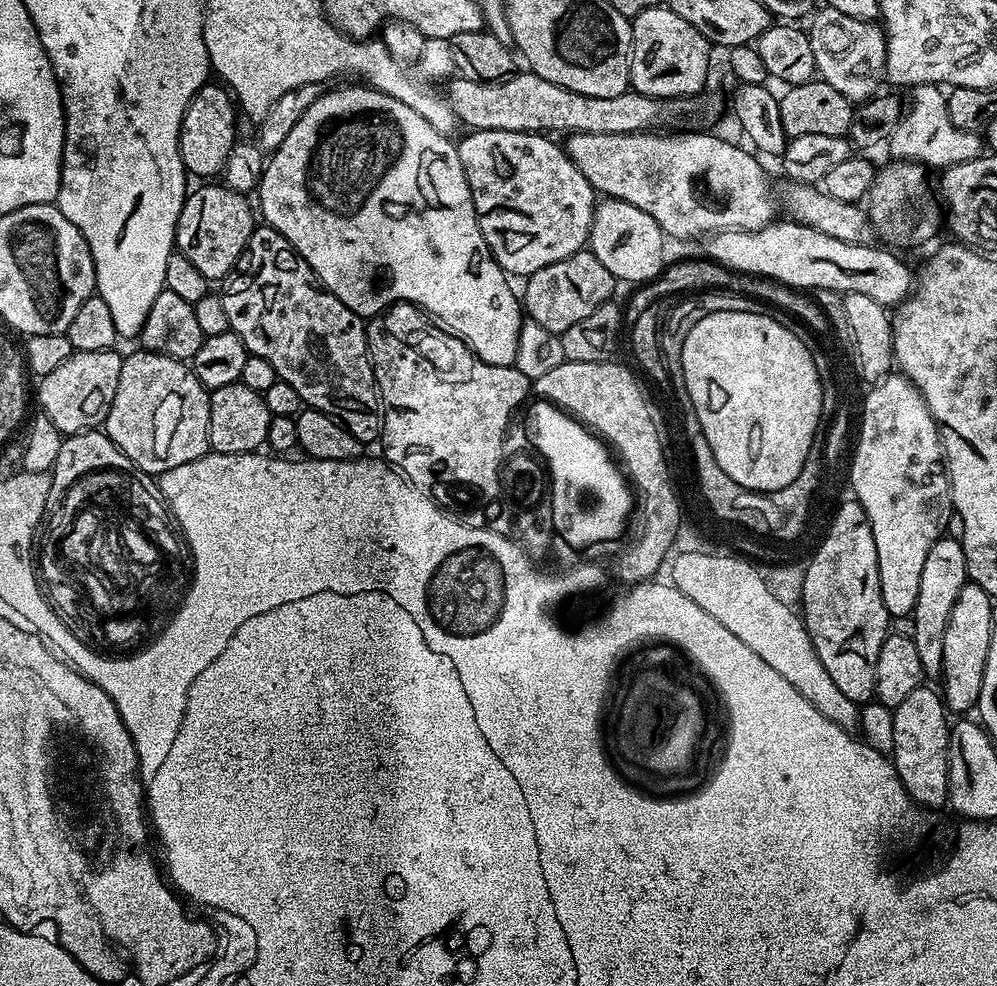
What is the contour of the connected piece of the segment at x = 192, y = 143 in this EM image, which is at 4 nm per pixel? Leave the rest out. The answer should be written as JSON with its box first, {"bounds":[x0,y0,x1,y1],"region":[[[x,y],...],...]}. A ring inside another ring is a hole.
{"bounds":[178,83,238,178],"region":[[[215,83],[203,84],[194,94],[194,98],[188,103],[186,114],[182,118],[178,138],[185,173],[192,175],[193,172],[196,176],[208,176],[204,178],[216,178],[223,173],[224,163],[228,161],[228,155],[232,152],[232,145],[238,140],[238,136],[236,136],[238,112],[234,107],[233,97],[227,87]]]}

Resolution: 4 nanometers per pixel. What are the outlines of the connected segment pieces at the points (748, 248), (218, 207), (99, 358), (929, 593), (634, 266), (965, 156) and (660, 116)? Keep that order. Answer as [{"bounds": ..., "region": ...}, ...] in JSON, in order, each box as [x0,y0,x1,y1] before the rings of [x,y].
[{"bounds":[707,218,914,306],"region":[[[791,218],[777,219],[775,222],[767,224],[765,228],[759,228],[757,232],[717,232],[707,237],[708,252],[707,259],[714,260],[721,264],[723,268],[730,268],[733,272],[748,272],[751,276],[767,276],[769,280],[779,280],[780,283],[788,285],[789,288],[797,290],[812,290],[808,288],[825,288],[828,292],[837,292],[843,294],[853,292],[854,294],[866,294],[869,298],[874,298],[874,302],[885,306],[899,306],[912,295],[914,291],[914,272],[911,272],[898,257],[895,256],[895,251],[889,250],[887,247],[873,246],[872,244],[851,244],[850,242],[838,242],[838,238],[830,238],[830,234],[822,234],[818,230],[814,230],[805,224],[798,224]]]},{"bounds":[174,182,254,282],"region":[[[208,182],[205,188],[196,188],[187,193],[184,198],[184,205],[182,206],[182,210],[180,211],[180,217],[178,218],[178,222],[176,223],[176,243],[174,245],[175,251],[181,252],[182,254],[186,254],[186,258],[190,258],[190,262],[198,269],[202,275],[210,282],[220,282],[223,281],[224,277],[227,276],[229,270],[234,267],[240,261],[240,255],[244,252],[245,246],[248,244],[248,239],[250,238],[250,234],[252,233],[254,227],[254,221],[252,221],[252,212],[254,216],[254,208],[248,205],[249,197],[242,192],[235,192],[232,188],[225,186],[220,182]]]},{"bounds":[40,350,124,434],"region":[[[116,350],[107,352],[73,352],[58,370],[40,381],[40,404],[43,415],[58,426],[62,434],[96,430],[110,414],[114,390],[118,390],[118,374],[122,374],[124,356]]]},{"bounds":[912,538,968,677],"region":[[[941,538],[930,546],[926,562],[922,565],[922,582],[918,586],[918,602],[914,613],[914,634],[912,640],[917,647],[919,661],[925,677],[939,677],[942,673],[942,650],[946,642],[948,614],[954,610],[954,602],[968,580],[968,563],[964,557],[964,546],[961,541]]]},{"bounds":[587,198,666,286],"region":[[[611,198],[597,203],[587,247],[617,281],[629,280],[632,286],[639,286],[656,279],[666,267],[664,243],[664,231],[658,222],[654,222],[654,218],[650,218],[650,214],[646,214],[646,210],[638,210],[638,206],[630,206],[630,202]]]},{"bounds":[886,84,981,170],"region":[[[918,84],[911,89],[911,92],[912,97],[908,102],[906,100],[906,107],[901,111],[900,119],[886,141],[886,148],[896,155],[893,157],[897,161],[911,160],[929,169],[943,170],[955,164],[970,162],[981,155],[981,137],[975,132],[958,130],[958,126],[950,122],[947,95],[937,85]]]},{"bounds":[446,70,716,134],"region":[[[531,70],[517,71],[515,76],[500,84],[479,84],[463,78],[457,81],[446,99],[457,121],[464,123],[465,120],[469,124],[467,127],[477,132],[493,128],[544,134],[630,134],[664,130],[667,124],[692,126],[695,120],[708,120],[716,112],[716,100],[709,94],[660,100],[657,96],[644,96],[629,90],[618,94],[618,98],[590,98],[586,94],[574,94],[554,82],[546,82],[546,78]]]}]

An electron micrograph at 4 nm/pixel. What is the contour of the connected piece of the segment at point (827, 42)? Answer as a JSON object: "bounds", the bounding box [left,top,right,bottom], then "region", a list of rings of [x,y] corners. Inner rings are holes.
{"bounds":[806,6,888,102],"region":[[[827,6],[821,7],[811,17],[810,23],[812,25],[807,25],[806,31],[810,50],[814,50],[814,62],[819,79],[824,80],[830,86],[834,86],[834,90],[838,90],[838,94],[842,94],[847,100],[853,102],[865,102],[876,96],[878,92],[876,87],[879,86],[880,80],[882,84],[884,59],[888,49],[888,41],[884,35],[883,27],[870,20],[850,18],[850,14],[842,14],[842,10],[834,10]]]}

